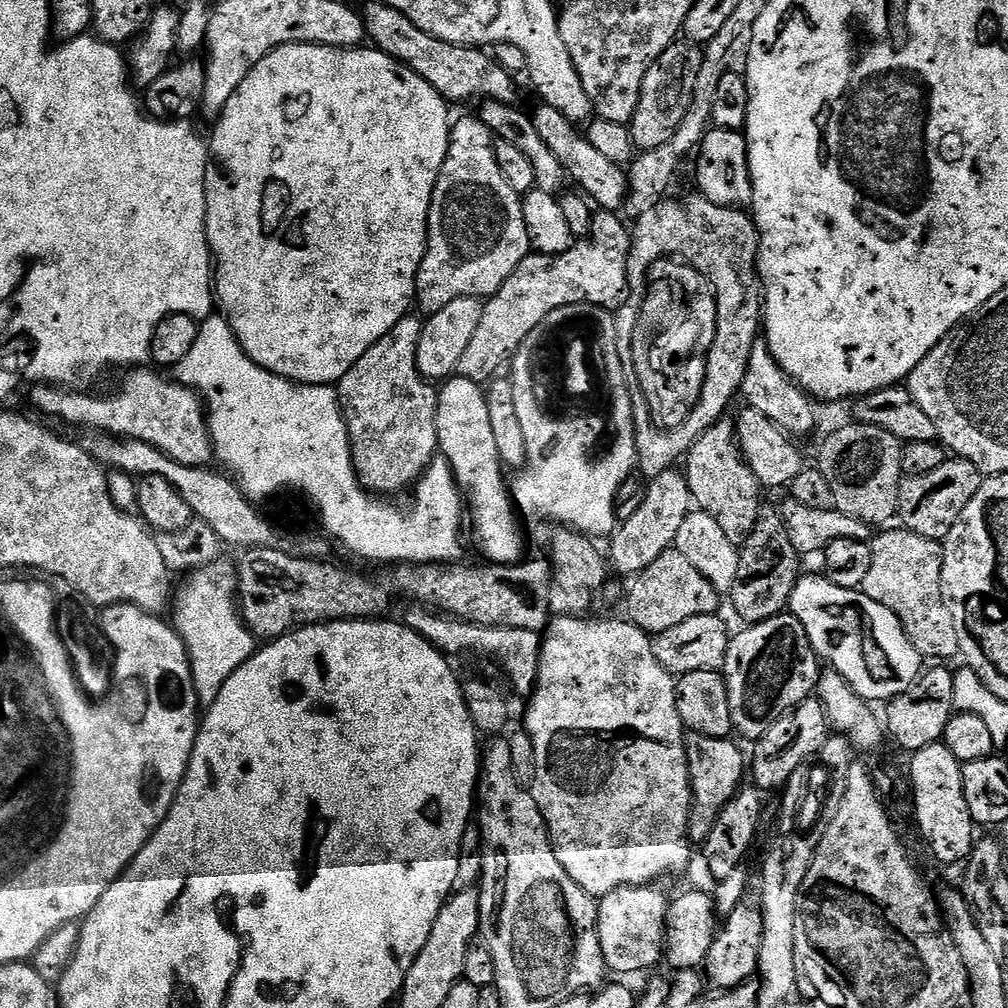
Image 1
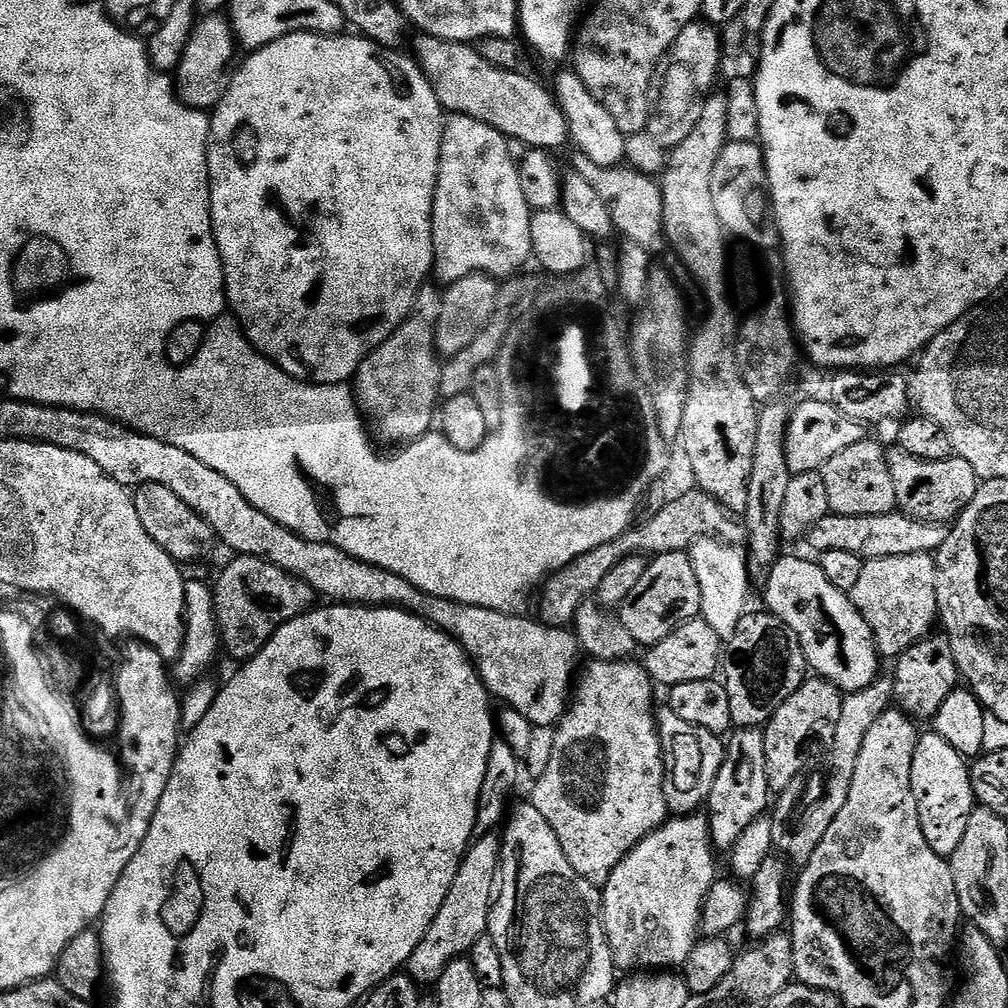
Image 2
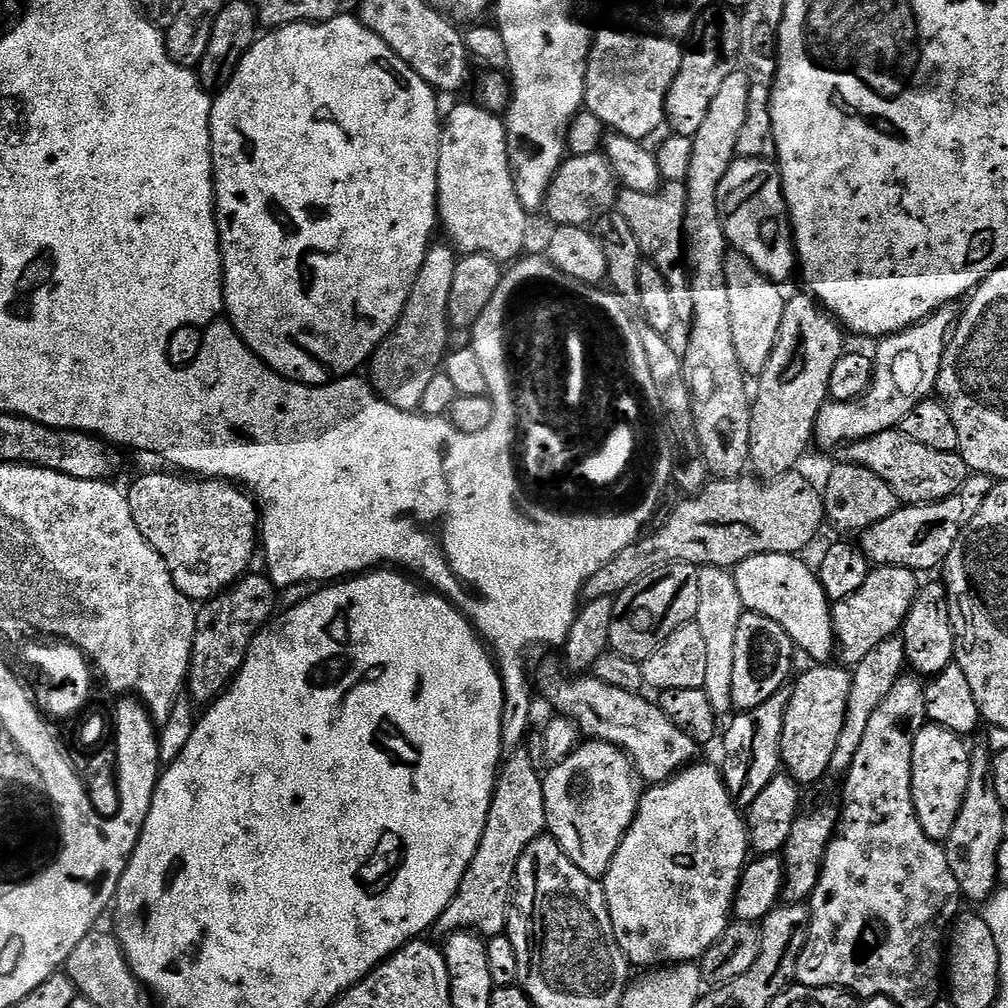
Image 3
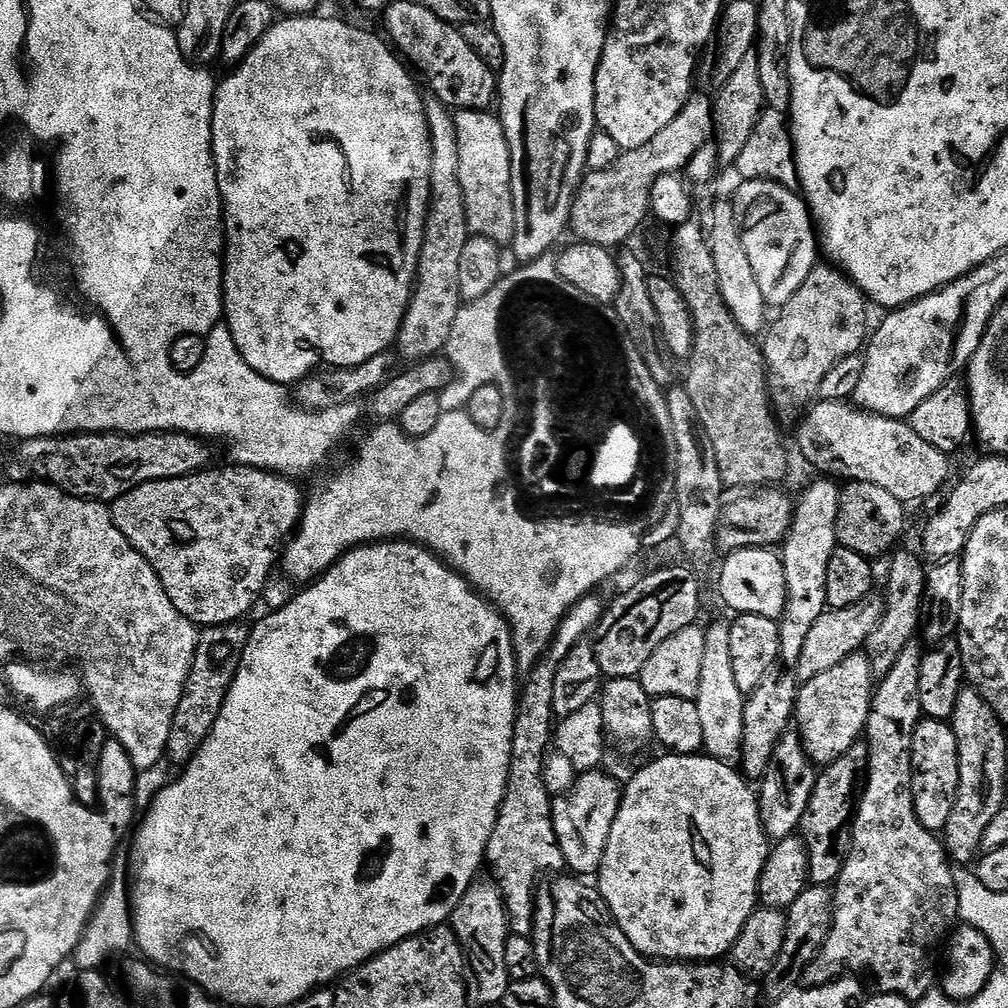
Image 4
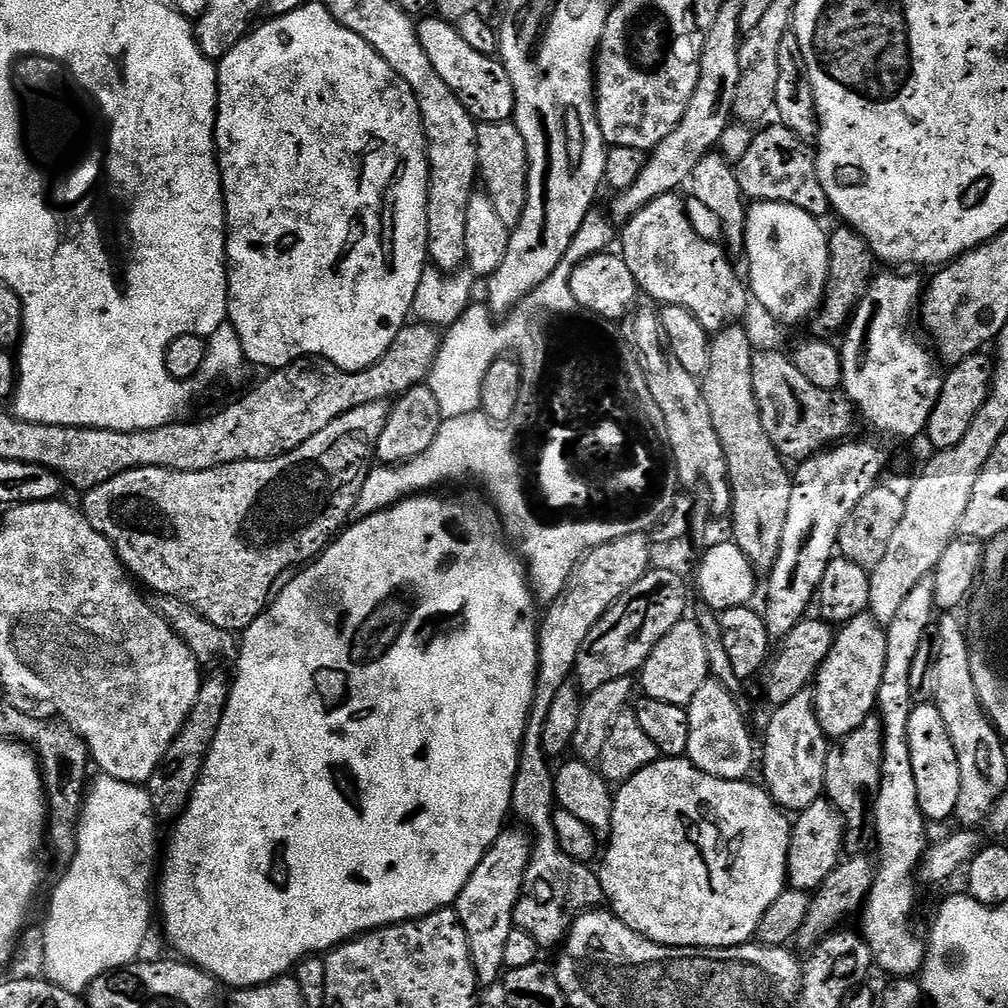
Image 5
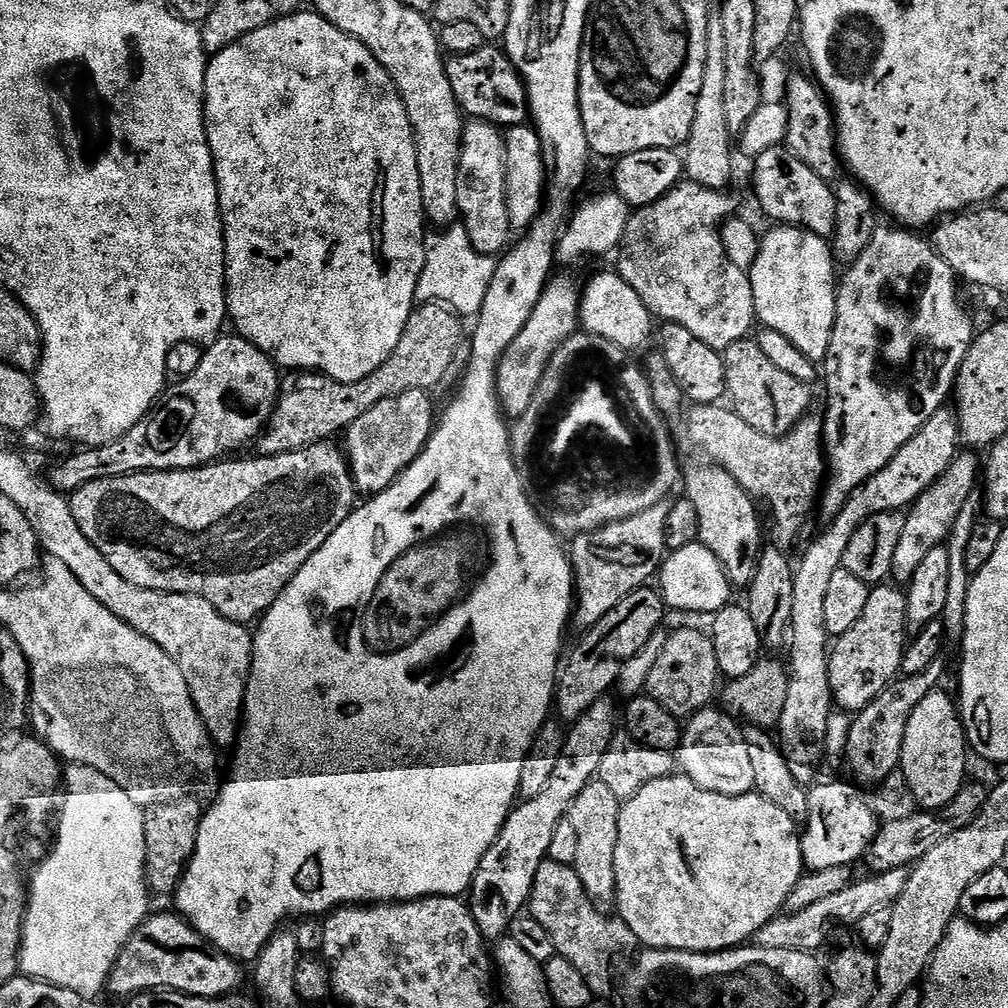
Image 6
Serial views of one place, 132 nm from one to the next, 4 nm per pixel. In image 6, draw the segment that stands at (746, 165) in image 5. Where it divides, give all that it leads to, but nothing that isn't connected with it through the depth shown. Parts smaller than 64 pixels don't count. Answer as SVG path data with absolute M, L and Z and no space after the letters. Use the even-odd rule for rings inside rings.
M787 146L766 150L755 157L754 164L756 169L752 172L752 184L756 187L756 200L761 210L770 219L776 220L772 222L804 228L825 238L833 235L837 207L836 194L829 181L823 180Z

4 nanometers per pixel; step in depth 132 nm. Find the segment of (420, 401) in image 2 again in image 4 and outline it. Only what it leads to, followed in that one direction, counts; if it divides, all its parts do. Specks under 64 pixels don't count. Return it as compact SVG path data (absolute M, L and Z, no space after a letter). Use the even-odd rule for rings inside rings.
M425 99L424 114L428 123L428 133L432 139L432 165L430 166L430 198L428 217L424 227L424 241L420 251L420 265L416 268L416 282L412 289L412 299L400 332L396 335L395 351L400 351L404 362L427 360L437 355L445 347L450 334L451 323L462 307L458 290L458 265L462 249L470 235L466 222L464 191L458 182L458 138L453 113L441 100Z

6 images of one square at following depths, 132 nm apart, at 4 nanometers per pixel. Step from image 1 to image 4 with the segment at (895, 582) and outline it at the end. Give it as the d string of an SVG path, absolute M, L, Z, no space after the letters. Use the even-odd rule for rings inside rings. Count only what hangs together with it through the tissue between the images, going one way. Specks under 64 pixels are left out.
M870 594L854 606L842 606L841 608L828 608L810 626L806 638L800 647L800 653L796 655L794 661L794 675L797 681L803 682L810 678L818 678L826 670L831 670L833 666L838 666L850 654L861 651L867 645L870 634L874 626L878 624L884 613L884 598L880 594Z

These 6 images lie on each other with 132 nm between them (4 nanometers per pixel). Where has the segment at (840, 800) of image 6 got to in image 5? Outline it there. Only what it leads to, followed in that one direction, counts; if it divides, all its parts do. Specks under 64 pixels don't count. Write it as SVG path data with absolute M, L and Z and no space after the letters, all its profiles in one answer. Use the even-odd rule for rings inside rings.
M827 798L816 800L795 817L788 851L788 884L799 892L819 888L836 865L841 863L844 846L844 820Z

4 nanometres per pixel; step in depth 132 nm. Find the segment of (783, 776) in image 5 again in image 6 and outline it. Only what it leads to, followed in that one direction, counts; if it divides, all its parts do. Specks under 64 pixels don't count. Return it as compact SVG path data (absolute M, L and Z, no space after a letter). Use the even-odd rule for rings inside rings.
M948 406L940 408L932 415L930 422L926 422L926 426L922 426L922 430L918 430L918 434L914 434L914 438L910 438L910 442L906 442L906 446L902 446L902 450L898 450L898 454L894 454L890 463L882 466L882 470L878 470L878 474L870 477L861 488L854 490L854 494L848 499L846 506L842 506L840 513L825 527L828 529L805 550L800 564L798 560L795 565L794 602L792 603L792 622L790 625L792 657L786 660L788 669L786 706L782 706L782 718L778 725L778 743L782 755L785 756L785 760L789 764L791 774L794 774L794 778L800 784L811 786L817 783L816 771L819 770L820 763L823 762L824 756L826 757L828 752L828 727L830 726L830 718L834 714L834 701L830 690L830 674L828 673L830 637L826 630L825 617L826 589L830 587L830 577L834 575L834 570L838 570L843 565L846 546L850 546L850 538L854 538L854 530L858 530L858 526L862 526L862 522L874 518L874 514L886 514L887 512L898 512L911 508L916 503L917 498L948 469L950 462L954 462L954 458L961 451L961 448L960 424L956 420L955 411Z

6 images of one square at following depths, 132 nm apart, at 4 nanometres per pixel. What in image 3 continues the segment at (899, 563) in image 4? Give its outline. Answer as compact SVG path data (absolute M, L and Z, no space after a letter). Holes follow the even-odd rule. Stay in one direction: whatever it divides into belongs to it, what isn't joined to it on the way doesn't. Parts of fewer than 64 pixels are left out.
M899 635L891 636L886 642L878 642L862 662L858 662L851 669L852 685L850 686L850 698L846 702L844 721L838 734L838 746L834 746L834 758L831 771L839 774L847 773L848 768L854 762L854 754L858 754L858 746L862 746L862 738L866 735L866 726L874 715L874 710L882 706L882 701L890 690L905 675L906 661L904 659L904 641Z

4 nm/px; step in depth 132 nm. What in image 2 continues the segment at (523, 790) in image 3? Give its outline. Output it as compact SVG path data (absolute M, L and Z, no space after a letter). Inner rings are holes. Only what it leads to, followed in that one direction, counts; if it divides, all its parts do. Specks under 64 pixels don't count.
M499 835L481 836L464 854L464 863L460 865L458 874L450 886L450 894L446 894L446 902L442 902L442 910L438 910L438 918L430 922L430 930L426 930L426 938L418 942L418 950L410 954L406 965L407 975L421 986L434 986L442 978L442 972L450 962L467 957L468 951L478 942L478 938L488 935L488 919L492 913L492 901L498 891L498 873L500 871Z

